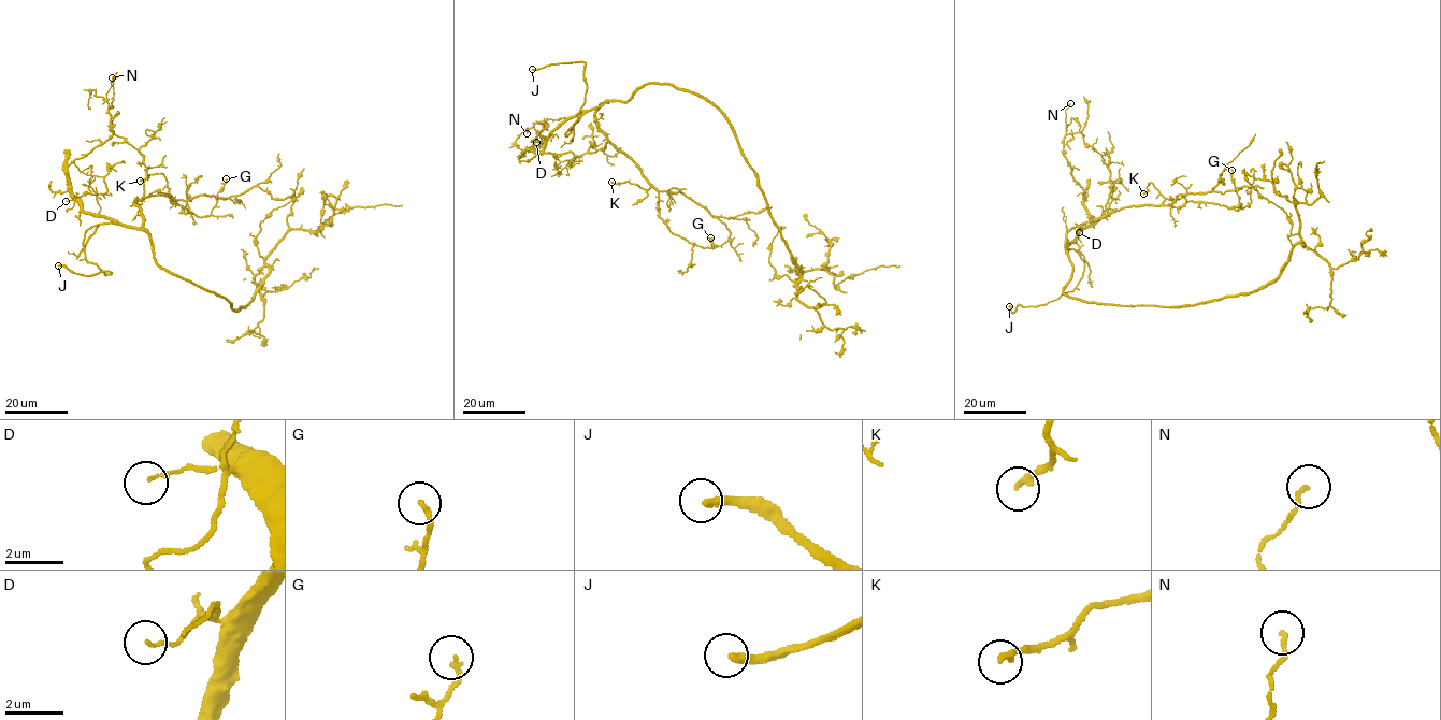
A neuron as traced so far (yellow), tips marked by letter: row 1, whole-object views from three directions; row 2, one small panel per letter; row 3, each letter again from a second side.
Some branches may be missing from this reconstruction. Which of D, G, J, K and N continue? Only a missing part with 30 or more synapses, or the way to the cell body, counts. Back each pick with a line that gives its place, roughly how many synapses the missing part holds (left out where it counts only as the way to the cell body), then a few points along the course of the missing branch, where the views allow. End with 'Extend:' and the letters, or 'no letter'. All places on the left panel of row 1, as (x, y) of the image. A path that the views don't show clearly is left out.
J: (58, 265)
K: (140, 181) | 40 syn | (140, 181), (118, 192), (116, 198), (100, 188)
Extend: J, K

